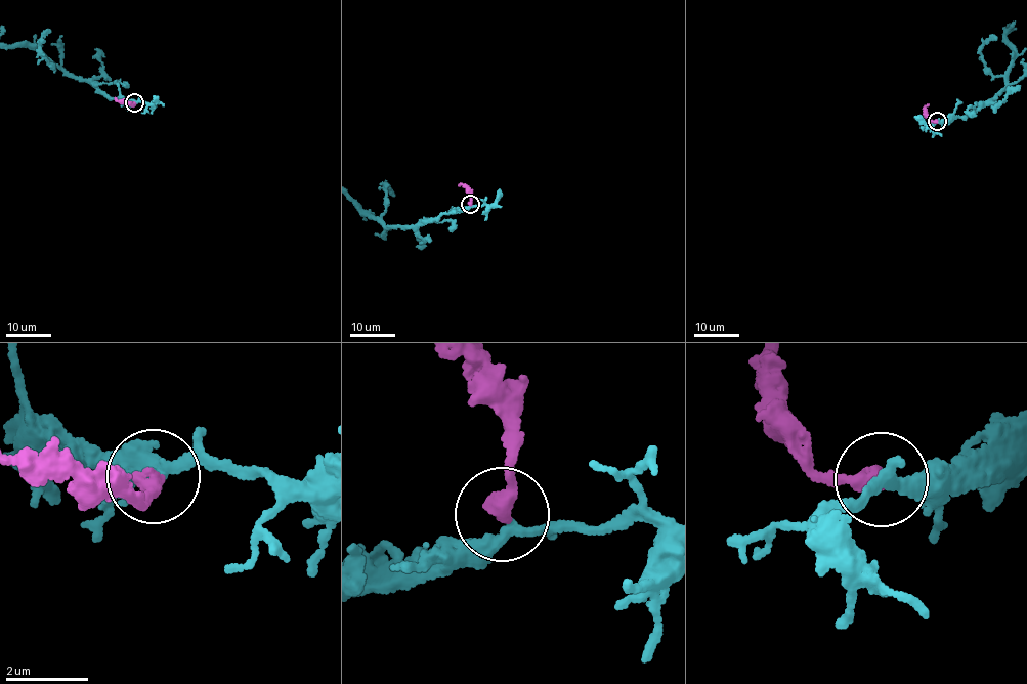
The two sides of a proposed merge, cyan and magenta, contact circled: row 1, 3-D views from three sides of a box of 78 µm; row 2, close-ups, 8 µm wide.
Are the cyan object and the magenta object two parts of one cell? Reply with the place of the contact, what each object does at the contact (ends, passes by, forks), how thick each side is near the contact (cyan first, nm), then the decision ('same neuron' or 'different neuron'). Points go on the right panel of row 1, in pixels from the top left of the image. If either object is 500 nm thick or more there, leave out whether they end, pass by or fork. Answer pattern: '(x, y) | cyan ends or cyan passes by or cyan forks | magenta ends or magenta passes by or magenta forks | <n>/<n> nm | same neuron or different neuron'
(937, 121) | cyan passes by | magenta ends | 200/360 nm | same neuron

